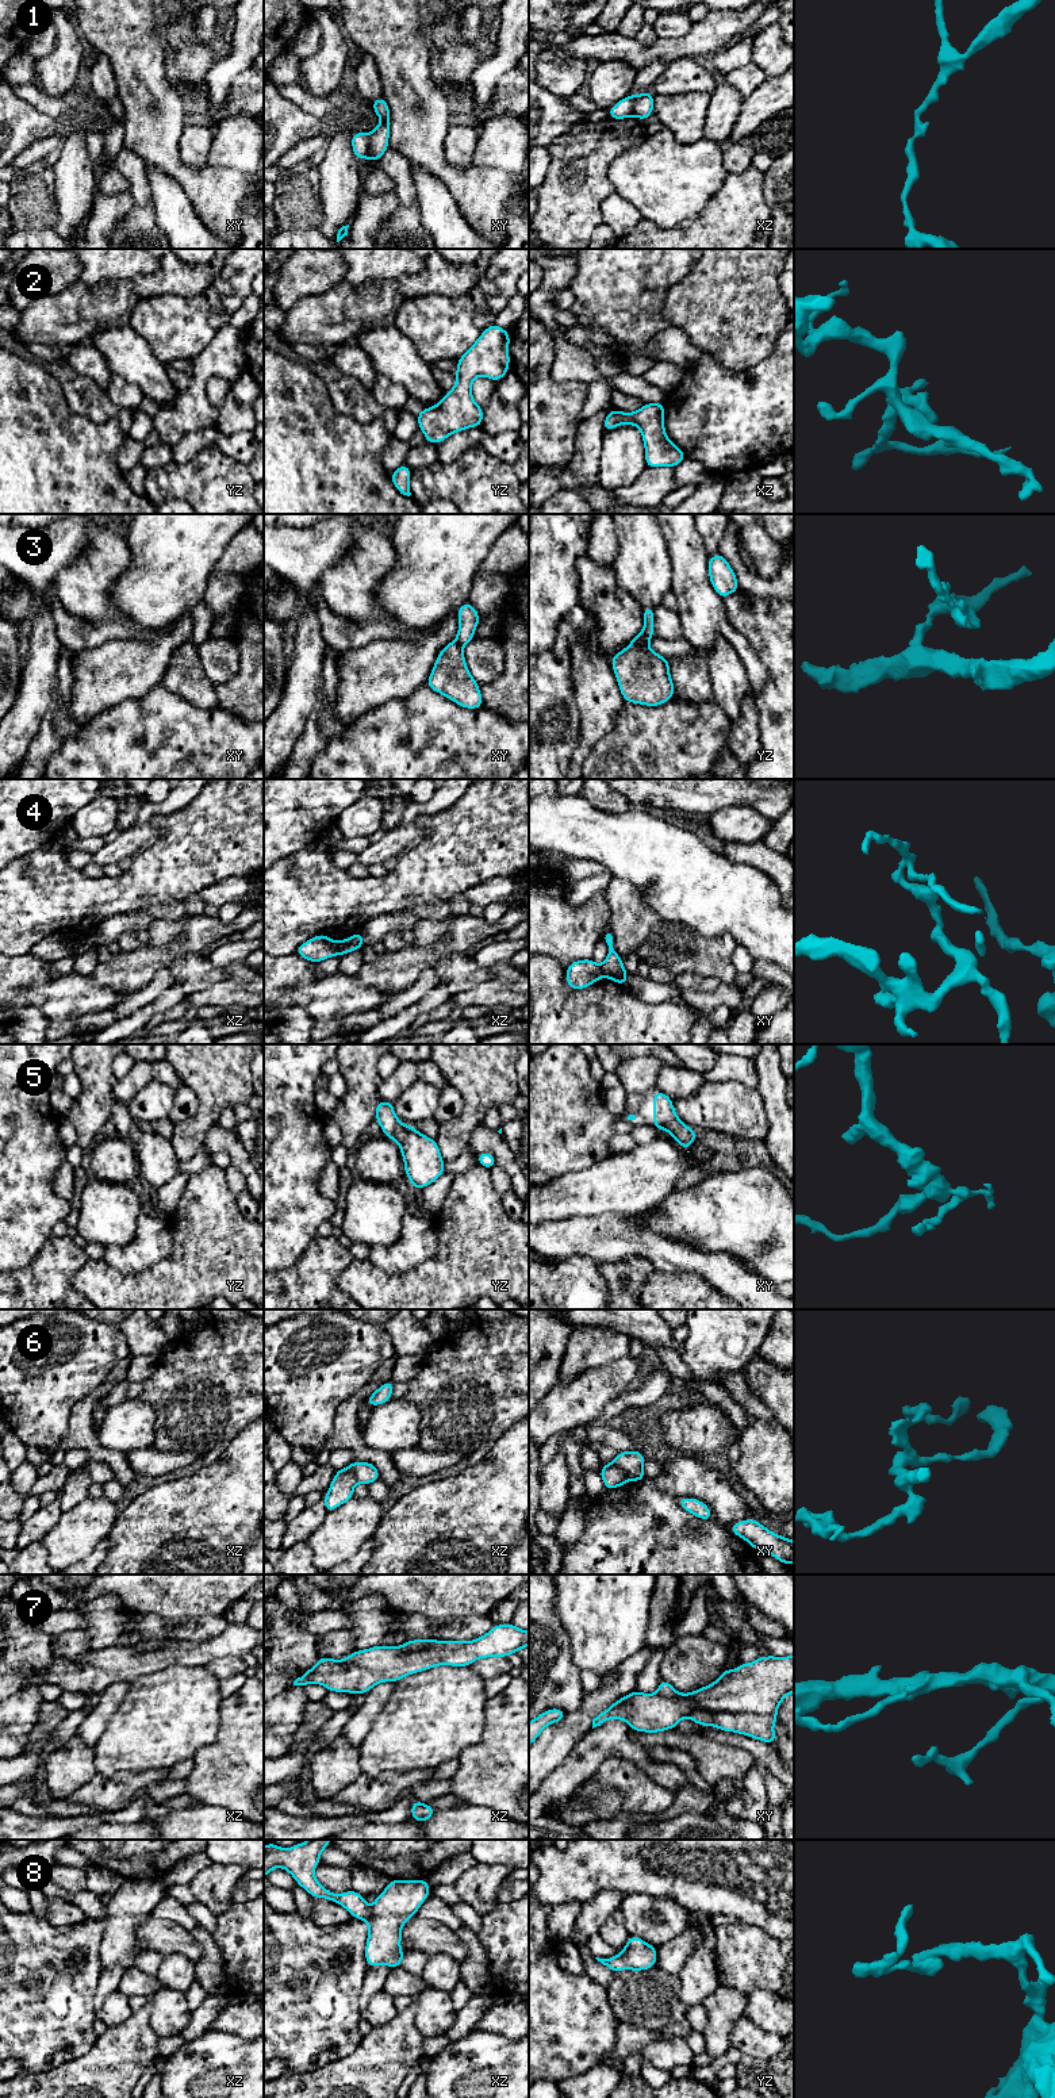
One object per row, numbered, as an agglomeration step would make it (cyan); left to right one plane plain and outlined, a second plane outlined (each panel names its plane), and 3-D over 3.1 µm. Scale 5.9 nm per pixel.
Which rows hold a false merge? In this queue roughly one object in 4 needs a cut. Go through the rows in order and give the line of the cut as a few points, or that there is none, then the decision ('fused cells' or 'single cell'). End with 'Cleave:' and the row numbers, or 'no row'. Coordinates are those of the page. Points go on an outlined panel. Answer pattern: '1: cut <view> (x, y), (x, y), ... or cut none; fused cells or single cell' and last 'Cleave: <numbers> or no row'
1: cut xy (369, 134), (367, 157); fused cells
2: cut none; single cell
3: cut yz (647, 643), (629, 645); fused cells
4: cut xz (336, 943), (340, 954); fused cells
5: cut none; single cell
6: cut xy (612, 1462), (629, 1479); fused cells
7: cut xy (689, 1715), (694, 1709), (775, 1715); fused cells
8: cut none; single cell
Cleave: 1, 3, 4, 6, 7

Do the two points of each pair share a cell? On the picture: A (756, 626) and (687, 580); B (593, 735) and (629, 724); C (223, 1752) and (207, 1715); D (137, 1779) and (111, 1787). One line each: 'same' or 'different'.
A: different
B: different
C: different
D: same

